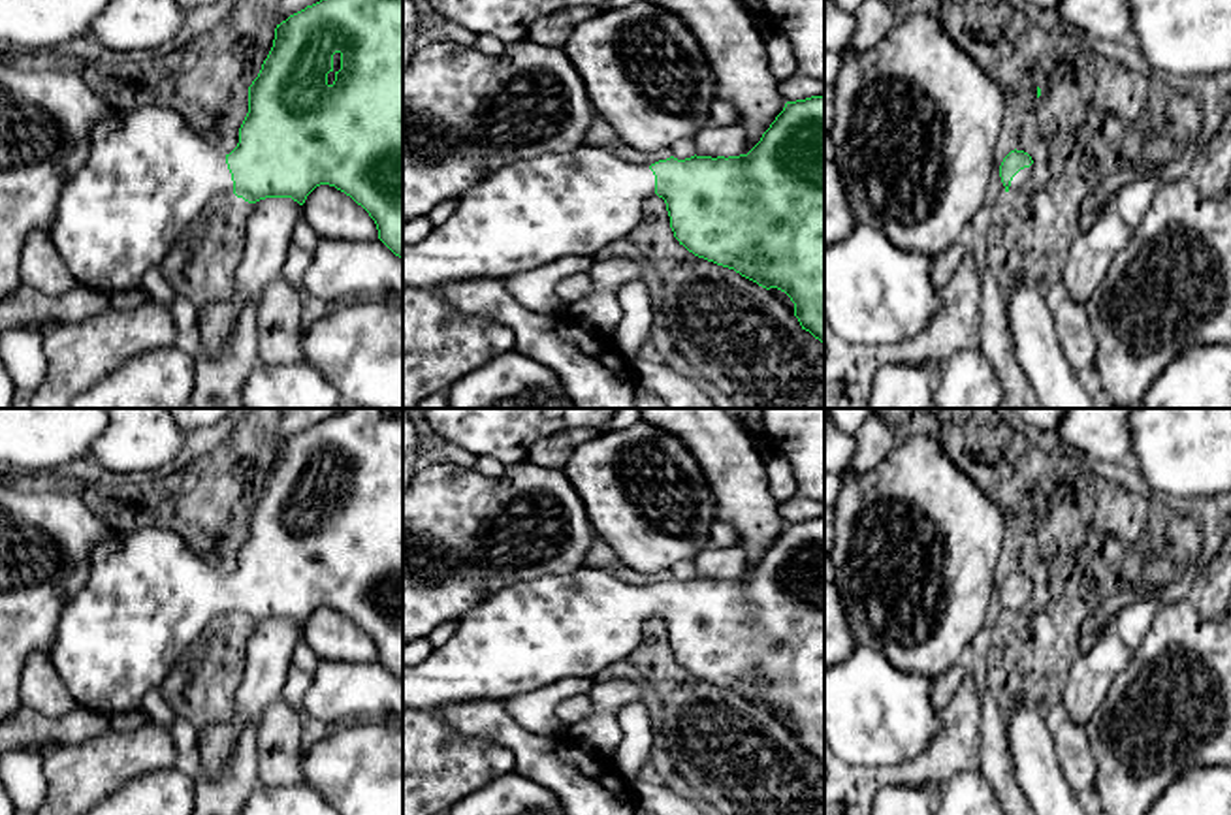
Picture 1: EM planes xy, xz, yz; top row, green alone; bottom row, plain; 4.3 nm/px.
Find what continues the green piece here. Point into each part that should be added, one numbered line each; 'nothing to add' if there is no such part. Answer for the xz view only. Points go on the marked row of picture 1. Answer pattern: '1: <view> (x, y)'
1: xz (533, 211)

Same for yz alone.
1: yz (1023, 179)

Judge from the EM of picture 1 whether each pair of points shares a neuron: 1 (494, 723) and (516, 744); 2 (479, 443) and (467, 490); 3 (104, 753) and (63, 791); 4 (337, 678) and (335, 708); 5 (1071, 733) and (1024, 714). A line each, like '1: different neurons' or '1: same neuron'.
1: same neuron
2: different neurons
3: same neuron
4: same neuron
5: different neurons

